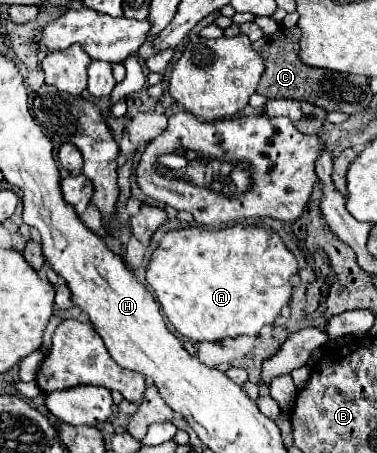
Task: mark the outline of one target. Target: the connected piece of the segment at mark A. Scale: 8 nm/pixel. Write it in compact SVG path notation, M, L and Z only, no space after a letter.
M235 224L219 230L207 230L199 226L167 232L159 248L151 256L147 268L147 282L153 286L165 316L181 336L193 342L219 342L243 334L259 336L261 326L273 324L281 314L281 308L287 306L291 300L291 278L295 274L297 260L275 230Z

